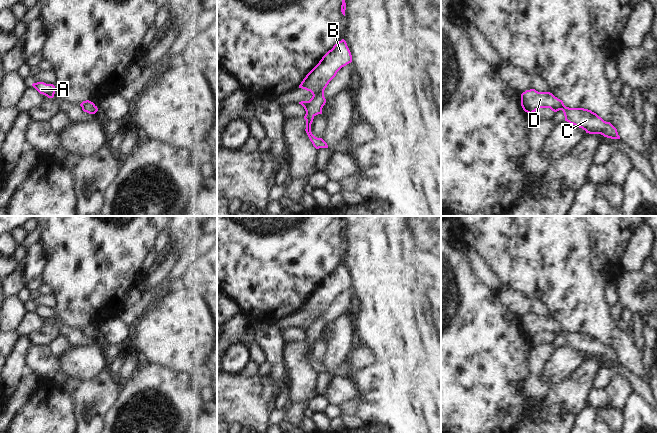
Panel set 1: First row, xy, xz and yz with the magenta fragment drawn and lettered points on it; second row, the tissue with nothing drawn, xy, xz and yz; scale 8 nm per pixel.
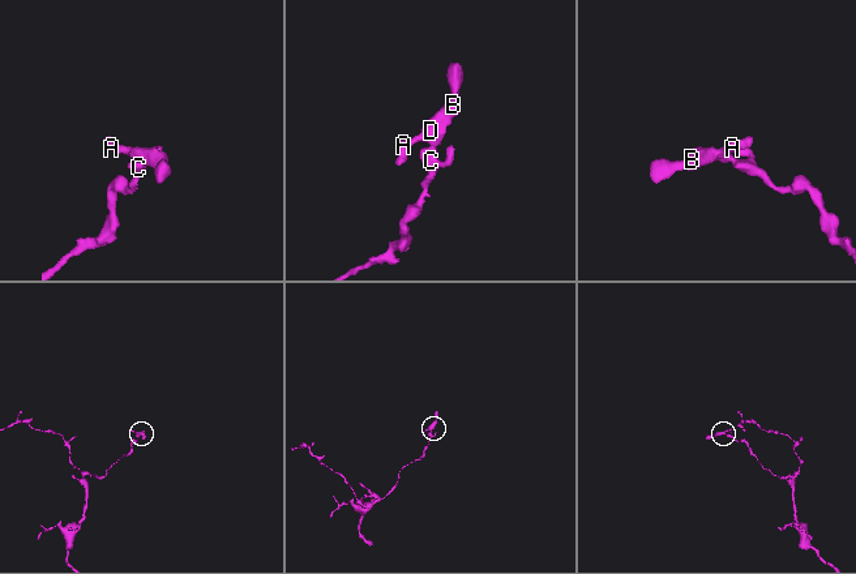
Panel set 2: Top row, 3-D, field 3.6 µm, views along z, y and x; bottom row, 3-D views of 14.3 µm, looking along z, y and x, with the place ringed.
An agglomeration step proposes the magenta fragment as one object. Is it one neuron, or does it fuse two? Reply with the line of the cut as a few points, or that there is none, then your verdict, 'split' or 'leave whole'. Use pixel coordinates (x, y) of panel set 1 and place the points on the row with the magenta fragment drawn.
cut none; leave whole

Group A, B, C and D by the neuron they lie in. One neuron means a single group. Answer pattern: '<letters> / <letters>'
A B C D

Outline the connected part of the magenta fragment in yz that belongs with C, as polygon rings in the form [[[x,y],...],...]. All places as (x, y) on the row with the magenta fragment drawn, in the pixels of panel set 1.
[[[535,89],[526,90],[521,94],[521,106],[529,114],[540,108],[550,108],[554,112],[562,110],[565,121],[582,128],[586,133],[620,139],[617,129],[610,122],[604,121],[591,110],[566,107],[562,100],[550,92],[538,92]]]

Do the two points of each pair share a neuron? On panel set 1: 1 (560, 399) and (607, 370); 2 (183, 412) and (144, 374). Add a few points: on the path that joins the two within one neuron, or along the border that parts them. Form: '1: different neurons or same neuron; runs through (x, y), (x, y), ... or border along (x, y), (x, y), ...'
1: different neurons; border along (604, 361), (595, 377), (593, 386)
2: same neuron; runs through (173, 402), (154, 384)

